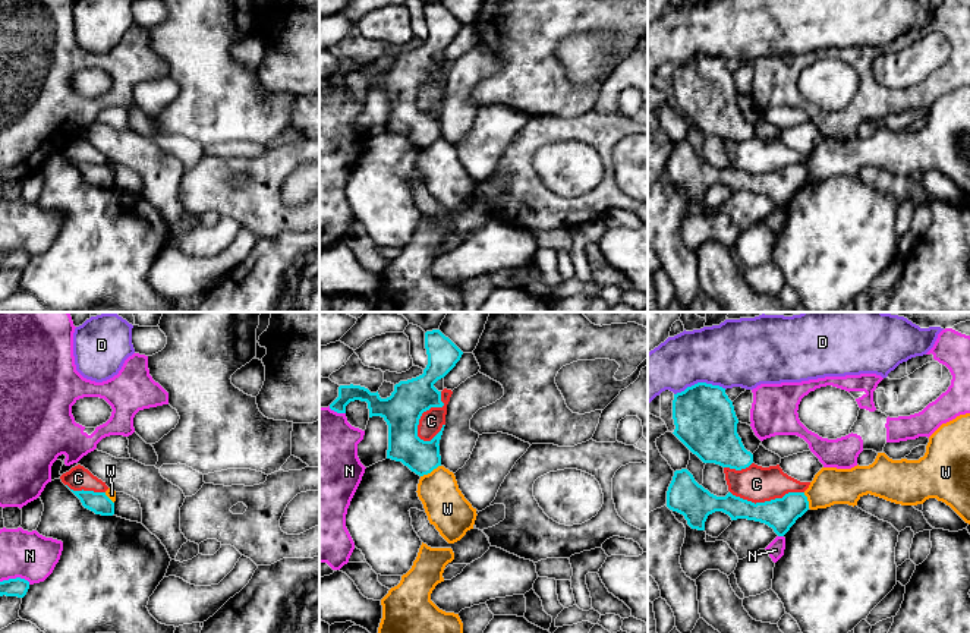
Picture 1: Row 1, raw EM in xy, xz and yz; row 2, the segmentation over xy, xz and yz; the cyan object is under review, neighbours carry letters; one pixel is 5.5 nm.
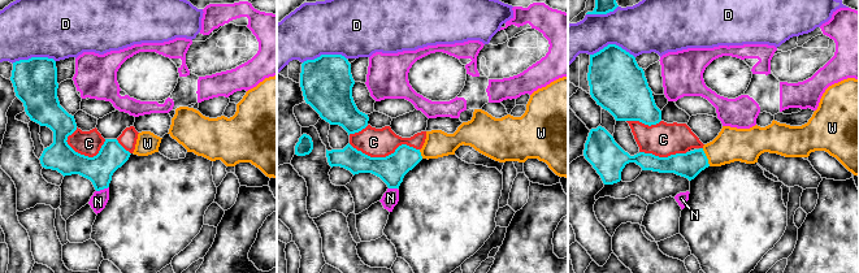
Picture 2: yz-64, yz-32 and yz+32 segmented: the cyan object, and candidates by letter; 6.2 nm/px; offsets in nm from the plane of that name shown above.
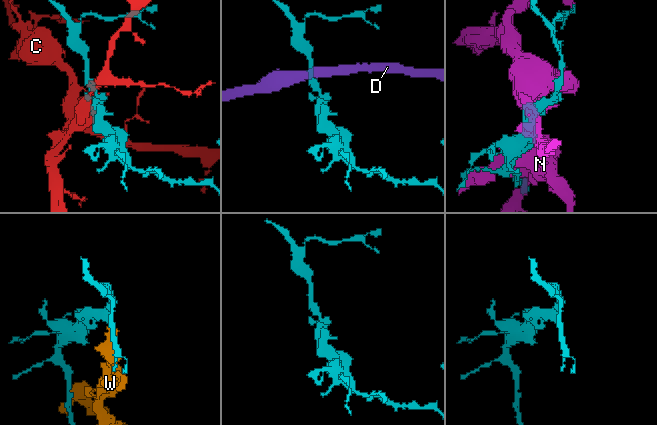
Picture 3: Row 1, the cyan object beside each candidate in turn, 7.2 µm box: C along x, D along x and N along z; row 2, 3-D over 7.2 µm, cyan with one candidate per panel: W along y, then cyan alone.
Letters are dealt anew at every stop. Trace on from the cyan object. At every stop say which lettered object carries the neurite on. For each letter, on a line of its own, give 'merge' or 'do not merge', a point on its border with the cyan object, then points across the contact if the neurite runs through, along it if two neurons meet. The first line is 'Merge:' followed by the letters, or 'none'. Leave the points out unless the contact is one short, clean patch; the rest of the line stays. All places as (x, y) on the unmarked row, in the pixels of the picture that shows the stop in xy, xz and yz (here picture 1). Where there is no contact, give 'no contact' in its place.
Merge: none
C: do not merge; contact xz (425, 82)
D: do not merge; contact yz (699, 54)
N: do not merge; contact xy (16, 249)
W: do not merge; contact xz (430, 144); border xz (440, 137), (421, 148)

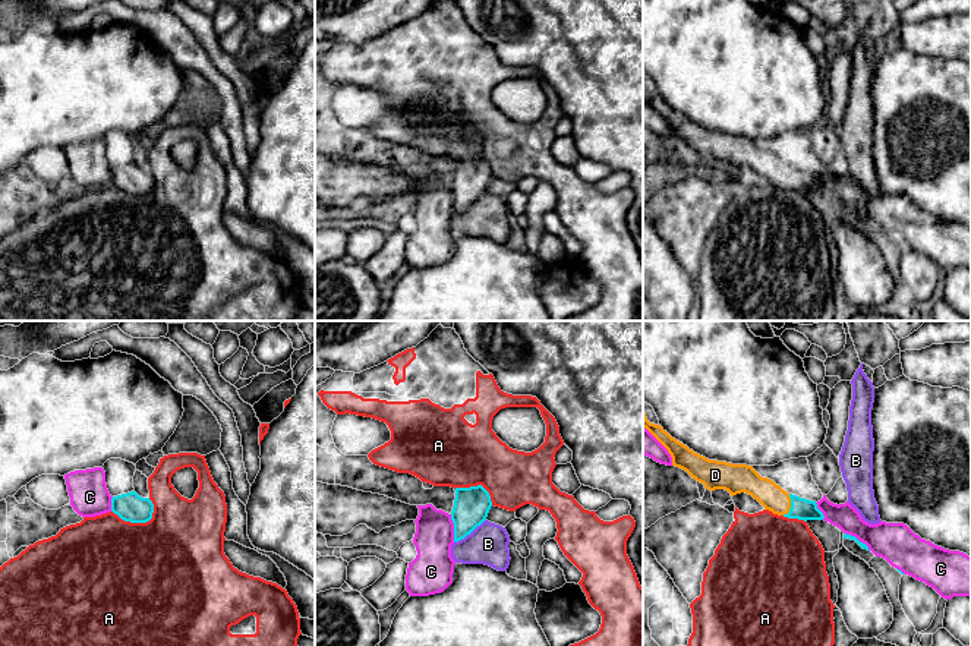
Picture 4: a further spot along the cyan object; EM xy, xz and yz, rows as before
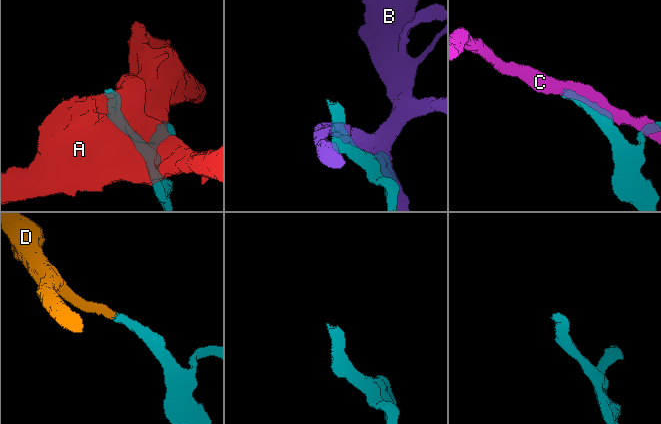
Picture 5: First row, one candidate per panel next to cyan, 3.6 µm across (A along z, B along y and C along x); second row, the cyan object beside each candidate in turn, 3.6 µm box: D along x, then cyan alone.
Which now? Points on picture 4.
Merge: D
A: do not merge; contact xy (138, 194); border xy (154, 176), (154, 183), (145, 194), (125, 194), (112, 182)
B: do not merge; contact xz (469, 205)
C: do not merge; contact xz (454, 199)
D: merge; contact yz (791, 177); way yz (801, 180), (791, 177), (782, 176), (772, 169)

